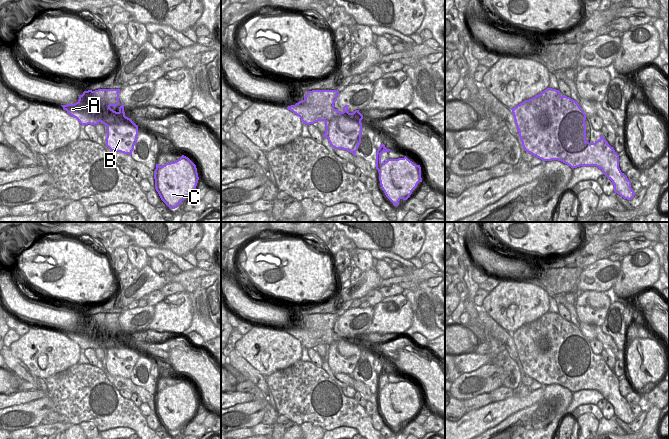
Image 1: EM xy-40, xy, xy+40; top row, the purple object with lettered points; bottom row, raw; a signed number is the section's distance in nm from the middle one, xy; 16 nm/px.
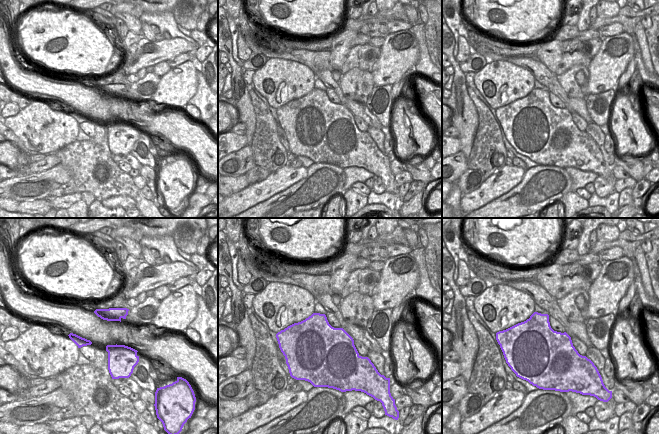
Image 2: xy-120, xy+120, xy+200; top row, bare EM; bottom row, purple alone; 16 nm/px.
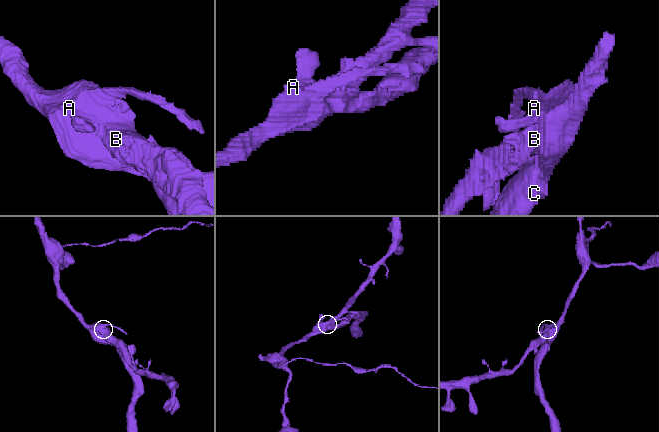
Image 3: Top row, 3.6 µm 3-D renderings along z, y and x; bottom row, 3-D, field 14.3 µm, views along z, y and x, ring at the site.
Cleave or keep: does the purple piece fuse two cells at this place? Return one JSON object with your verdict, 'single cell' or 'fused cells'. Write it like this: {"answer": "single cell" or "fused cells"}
{"answer": "fused cells"}

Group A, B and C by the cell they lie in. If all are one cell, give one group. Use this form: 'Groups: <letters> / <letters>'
Groups: A B / C

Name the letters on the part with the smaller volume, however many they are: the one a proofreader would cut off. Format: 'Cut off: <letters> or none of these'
Cut off: C

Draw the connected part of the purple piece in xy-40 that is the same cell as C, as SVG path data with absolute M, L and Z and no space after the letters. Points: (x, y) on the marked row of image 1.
M182 155L174 162L156 166L154 179L161 200L170 209L175 209L194 192L199 177L196 165Z

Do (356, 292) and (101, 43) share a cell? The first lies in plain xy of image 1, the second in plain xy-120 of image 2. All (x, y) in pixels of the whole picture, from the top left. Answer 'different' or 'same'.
different

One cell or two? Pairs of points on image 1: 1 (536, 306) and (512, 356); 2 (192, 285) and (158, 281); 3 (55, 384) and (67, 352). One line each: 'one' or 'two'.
1: one
2: two
3: two

